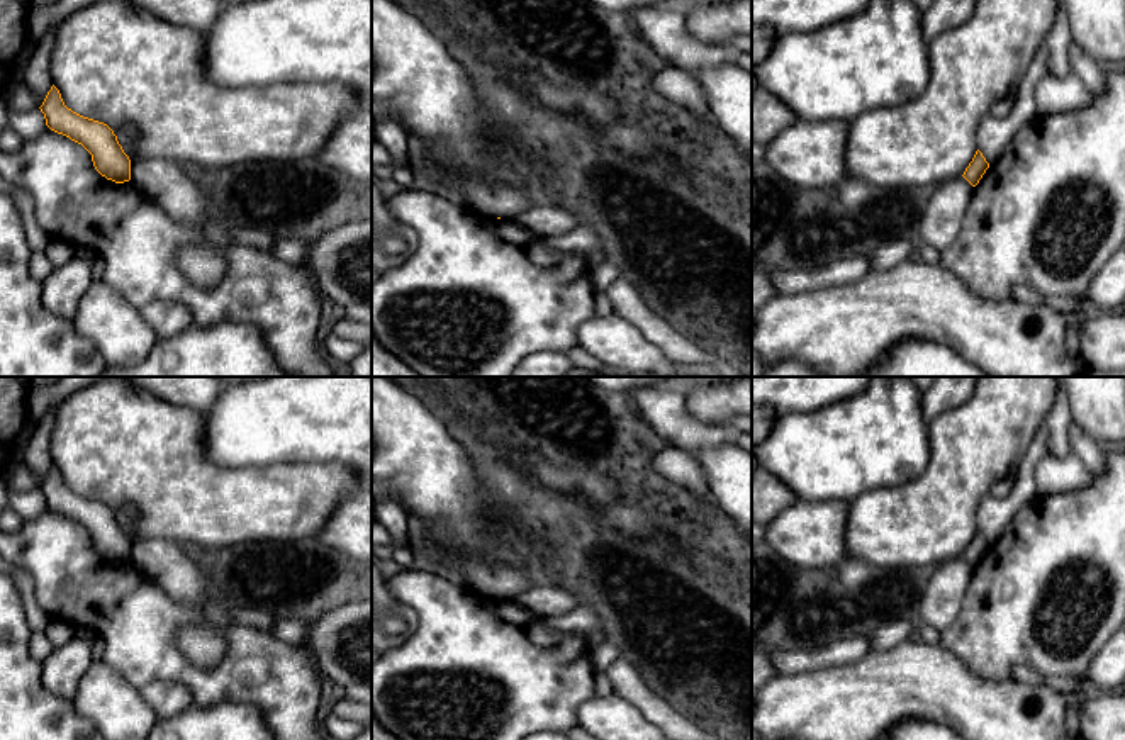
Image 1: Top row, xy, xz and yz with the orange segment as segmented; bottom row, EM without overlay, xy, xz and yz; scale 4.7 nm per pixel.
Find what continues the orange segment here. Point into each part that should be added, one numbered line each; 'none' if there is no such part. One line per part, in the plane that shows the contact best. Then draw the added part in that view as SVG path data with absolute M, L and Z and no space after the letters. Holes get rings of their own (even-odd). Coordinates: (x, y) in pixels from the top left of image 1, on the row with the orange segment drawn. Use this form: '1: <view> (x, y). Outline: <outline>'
none

